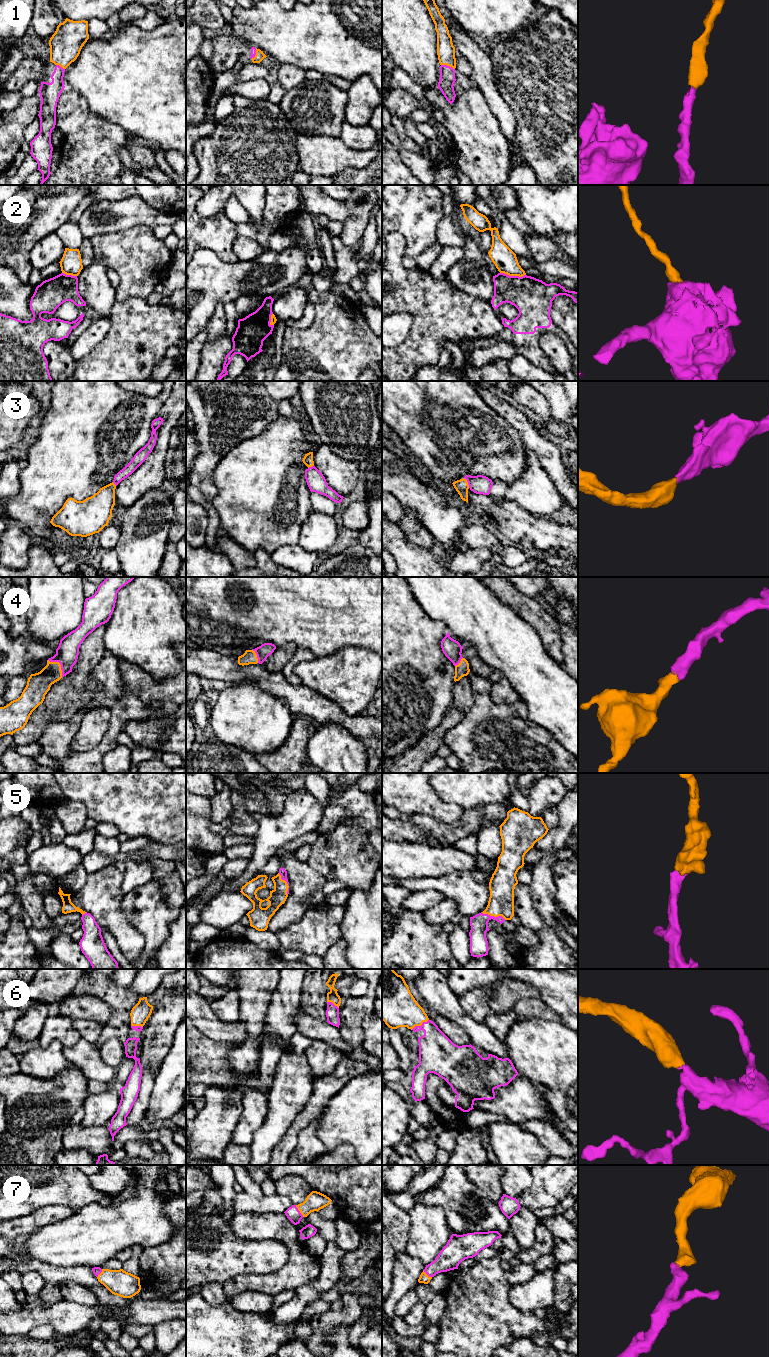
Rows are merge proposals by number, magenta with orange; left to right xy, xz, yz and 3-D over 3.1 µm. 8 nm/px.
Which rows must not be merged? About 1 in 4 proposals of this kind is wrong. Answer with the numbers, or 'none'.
2

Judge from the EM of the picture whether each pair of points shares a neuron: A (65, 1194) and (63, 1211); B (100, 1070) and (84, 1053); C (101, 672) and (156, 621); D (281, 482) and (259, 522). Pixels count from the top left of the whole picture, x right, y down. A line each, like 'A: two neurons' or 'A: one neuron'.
A: two neurons
B: one neuron
C: two neurons
D: one neuron

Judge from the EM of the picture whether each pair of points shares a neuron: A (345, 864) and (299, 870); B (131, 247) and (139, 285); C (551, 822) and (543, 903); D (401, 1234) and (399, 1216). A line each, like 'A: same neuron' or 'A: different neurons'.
A: different neurons
B: same neuron
C: different neurons
D: same neuron

